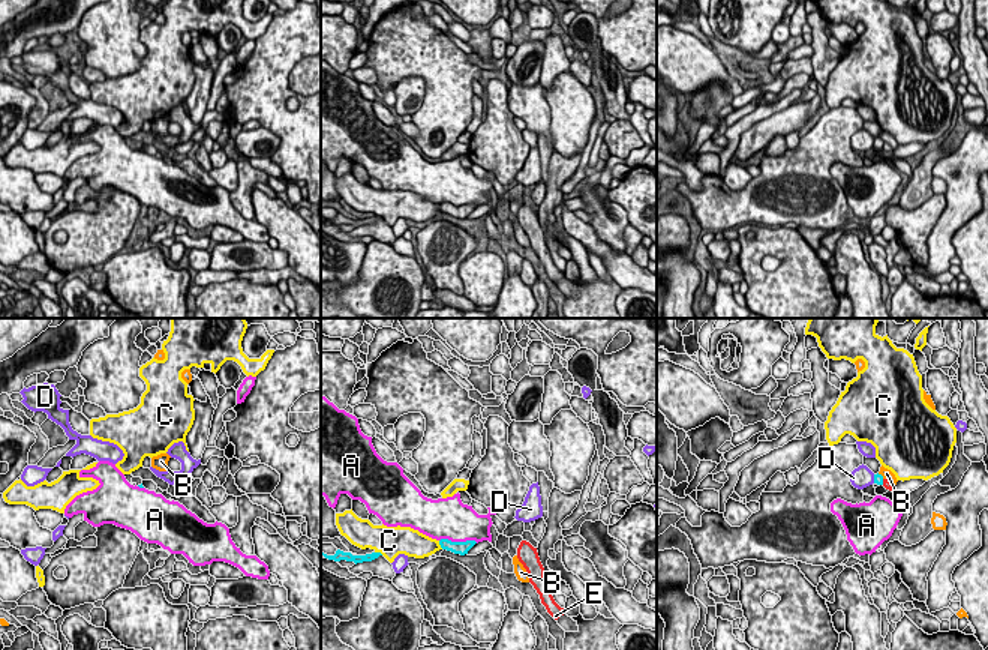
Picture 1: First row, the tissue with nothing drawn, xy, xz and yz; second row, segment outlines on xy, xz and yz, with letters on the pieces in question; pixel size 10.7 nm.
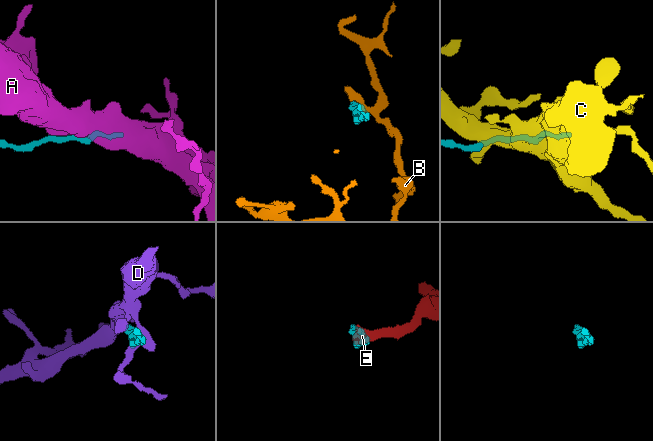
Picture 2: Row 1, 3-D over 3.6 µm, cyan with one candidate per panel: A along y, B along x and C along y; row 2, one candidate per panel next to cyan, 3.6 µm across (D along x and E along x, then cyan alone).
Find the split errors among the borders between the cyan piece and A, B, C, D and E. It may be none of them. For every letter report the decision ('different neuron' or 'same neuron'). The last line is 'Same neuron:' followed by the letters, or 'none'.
A: different neuron
B: different neuron
C: different neuron
D: different neuron
E: different neuron
Same neuron: none

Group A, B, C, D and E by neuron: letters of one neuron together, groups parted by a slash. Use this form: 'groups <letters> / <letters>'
groups A / B / C / D / E

